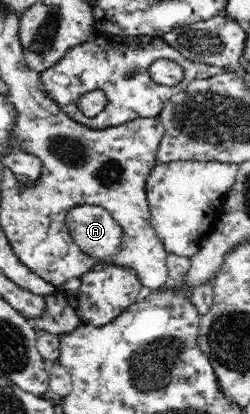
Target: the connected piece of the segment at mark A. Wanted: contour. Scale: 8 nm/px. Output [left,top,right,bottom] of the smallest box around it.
[65,204,123,260]

